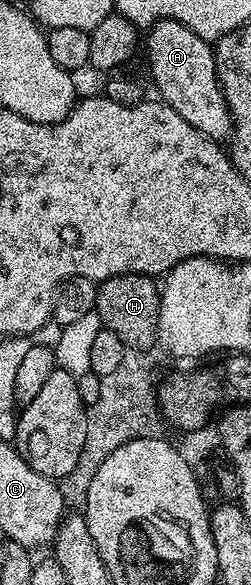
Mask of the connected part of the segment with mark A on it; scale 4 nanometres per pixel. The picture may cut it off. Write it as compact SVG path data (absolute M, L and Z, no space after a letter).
M156 20L148 25L149 37L144 37L143 48L149 51L149 72L157 87L160 99L179 118L191 122L209 140L224 141L231 132L229 107L221 92L217 78L217 63L213 58L214 45L199 38L196 30L183 26L174 20Z

